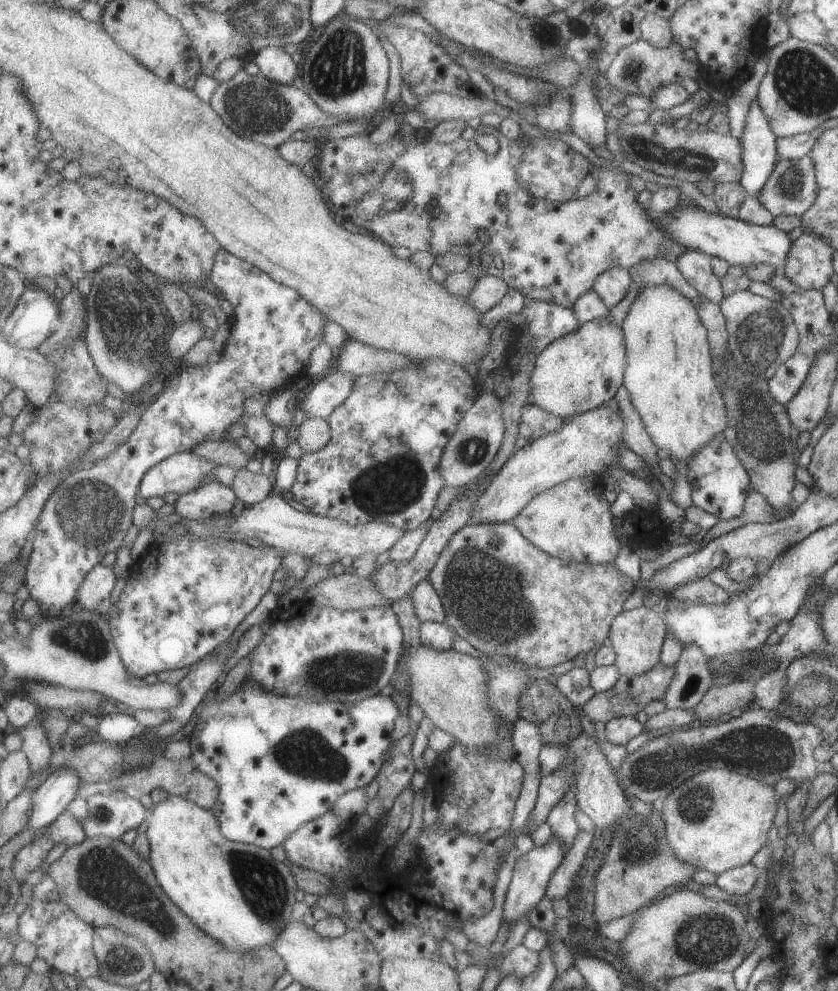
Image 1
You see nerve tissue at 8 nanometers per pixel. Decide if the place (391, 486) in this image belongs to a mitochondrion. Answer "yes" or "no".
yes

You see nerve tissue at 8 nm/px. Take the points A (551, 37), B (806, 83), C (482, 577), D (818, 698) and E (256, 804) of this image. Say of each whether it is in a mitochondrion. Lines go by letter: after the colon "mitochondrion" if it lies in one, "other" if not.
A: mitochondrion
B: mitochondrion
C: mitochondrion
D: mitochondrion
E: other

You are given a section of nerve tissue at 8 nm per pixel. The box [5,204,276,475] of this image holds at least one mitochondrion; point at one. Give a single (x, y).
(127, 316)

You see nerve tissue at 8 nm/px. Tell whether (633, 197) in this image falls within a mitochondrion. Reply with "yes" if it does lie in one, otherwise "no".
no

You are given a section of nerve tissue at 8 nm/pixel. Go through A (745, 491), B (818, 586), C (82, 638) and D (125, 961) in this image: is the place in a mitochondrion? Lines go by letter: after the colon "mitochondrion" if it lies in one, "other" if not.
A: other
B: other
C: mitochondrion
D: mitochondrion

